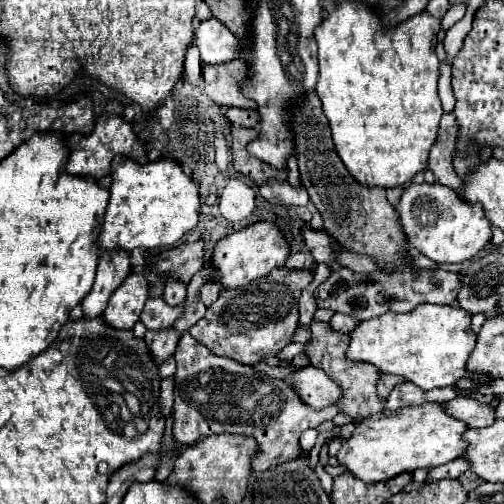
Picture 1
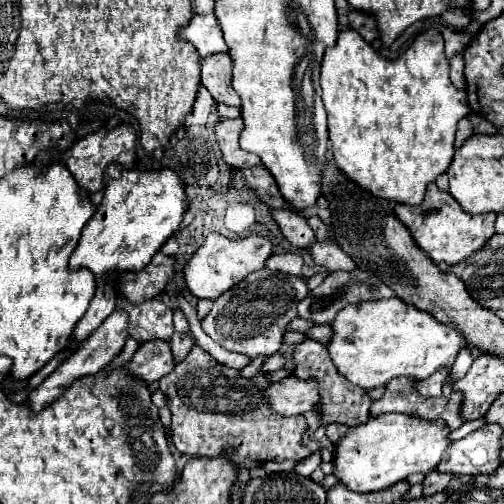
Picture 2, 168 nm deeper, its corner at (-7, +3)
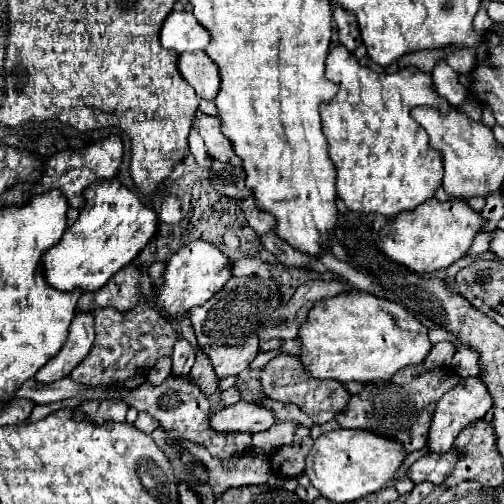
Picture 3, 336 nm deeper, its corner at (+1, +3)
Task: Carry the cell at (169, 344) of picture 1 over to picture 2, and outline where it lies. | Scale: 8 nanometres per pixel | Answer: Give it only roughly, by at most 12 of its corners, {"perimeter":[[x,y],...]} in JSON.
{"perimeter":[[144,341],[128,363],[146,383],[168,375],[176,361],[168,341]]}

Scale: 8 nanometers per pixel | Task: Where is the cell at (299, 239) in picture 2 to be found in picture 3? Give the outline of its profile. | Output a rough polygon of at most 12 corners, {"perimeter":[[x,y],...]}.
{"perimeter":[[254,197],[238,205],[248,227],[258,235],[270,233],[274,217],[256,207]]}

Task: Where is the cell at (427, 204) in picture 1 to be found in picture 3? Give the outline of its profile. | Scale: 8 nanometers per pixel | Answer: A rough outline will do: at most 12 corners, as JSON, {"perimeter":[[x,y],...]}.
{"perimeter":[[428,199],[394,221],[374,215],[378,251],[416,273],[466,255],[484,219]]}

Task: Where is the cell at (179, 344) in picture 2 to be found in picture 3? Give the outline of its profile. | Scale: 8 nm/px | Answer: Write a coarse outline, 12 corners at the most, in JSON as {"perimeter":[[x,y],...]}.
{"perimeter":[[162,357],[146,375],[150,385],[162,385],[172,361]]}

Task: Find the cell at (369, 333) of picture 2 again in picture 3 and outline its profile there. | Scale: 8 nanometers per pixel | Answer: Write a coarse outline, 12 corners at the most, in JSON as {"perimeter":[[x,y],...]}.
{"perimeter":[[318,301],[298,329],[314,379],[386,381],[432,349],[402,305]]}

